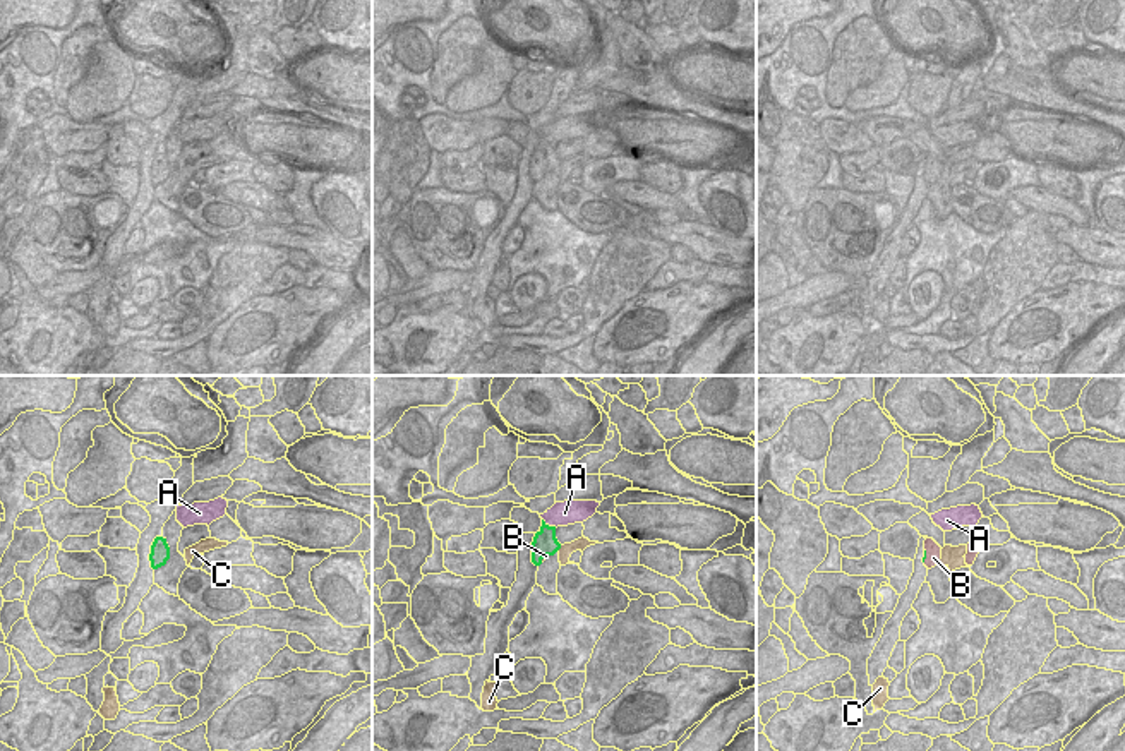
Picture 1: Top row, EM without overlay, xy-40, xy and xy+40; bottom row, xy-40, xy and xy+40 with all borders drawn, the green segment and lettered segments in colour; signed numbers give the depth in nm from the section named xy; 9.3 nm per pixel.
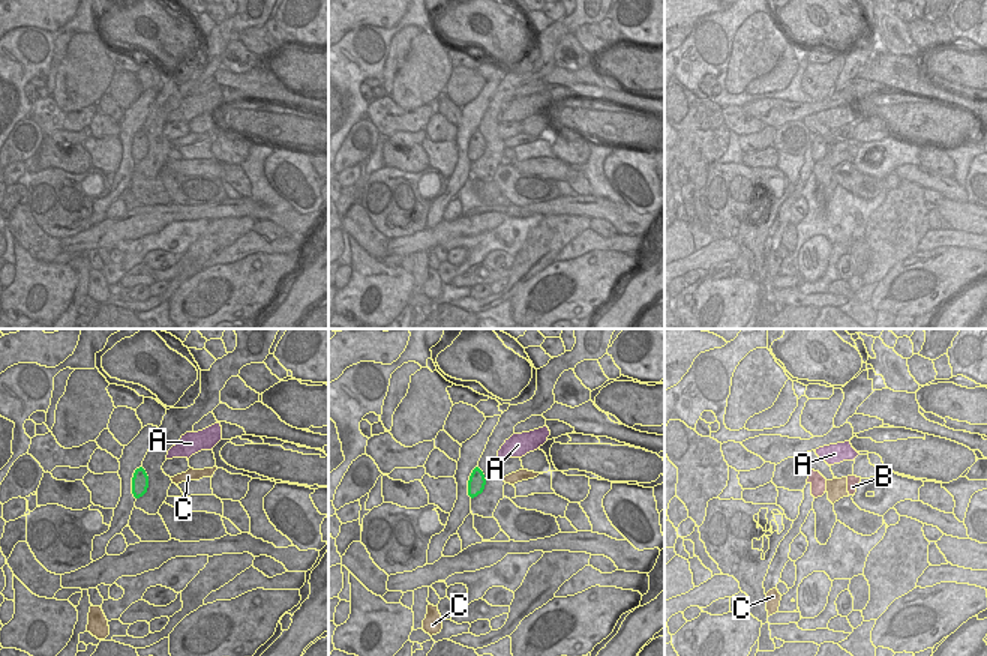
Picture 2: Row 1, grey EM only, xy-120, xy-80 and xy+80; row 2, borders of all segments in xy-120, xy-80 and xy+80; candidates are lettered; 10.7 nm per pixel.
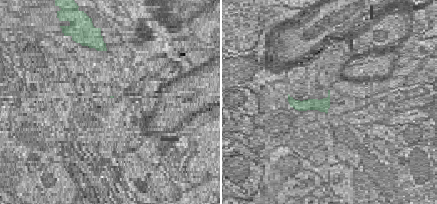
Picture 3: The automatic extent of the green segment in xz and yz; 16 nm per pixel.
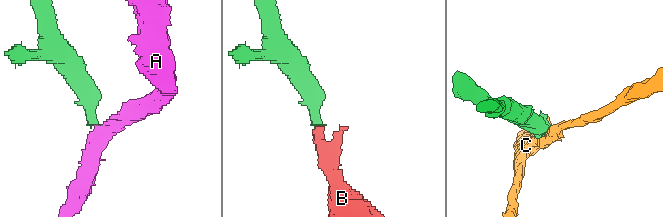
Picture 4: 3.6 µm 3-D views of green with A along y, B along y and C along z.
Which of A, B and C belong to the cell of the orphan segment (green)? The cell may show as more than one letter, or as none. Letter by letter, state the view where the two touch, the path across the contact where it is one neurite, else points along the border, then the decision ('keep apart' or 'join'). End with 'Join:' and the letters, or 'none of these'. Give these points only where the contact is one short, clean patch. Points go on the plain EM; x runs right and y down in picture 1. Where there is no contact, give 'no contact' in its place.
A: meets green in xy; border along xy (542, 134), (556, 143); keep apart
B: meets green in xy+40; runs through xy+40 (925, 167), (925, 172), (933, 167); join
C: meets green in xy; border along xy (561, 162), (558, 165); keep apart
Join: B

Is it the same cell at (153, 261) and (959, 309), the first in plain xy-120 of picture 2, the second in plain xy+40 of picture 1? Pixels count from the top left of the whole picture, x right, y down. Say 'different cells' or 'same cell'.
same cell

